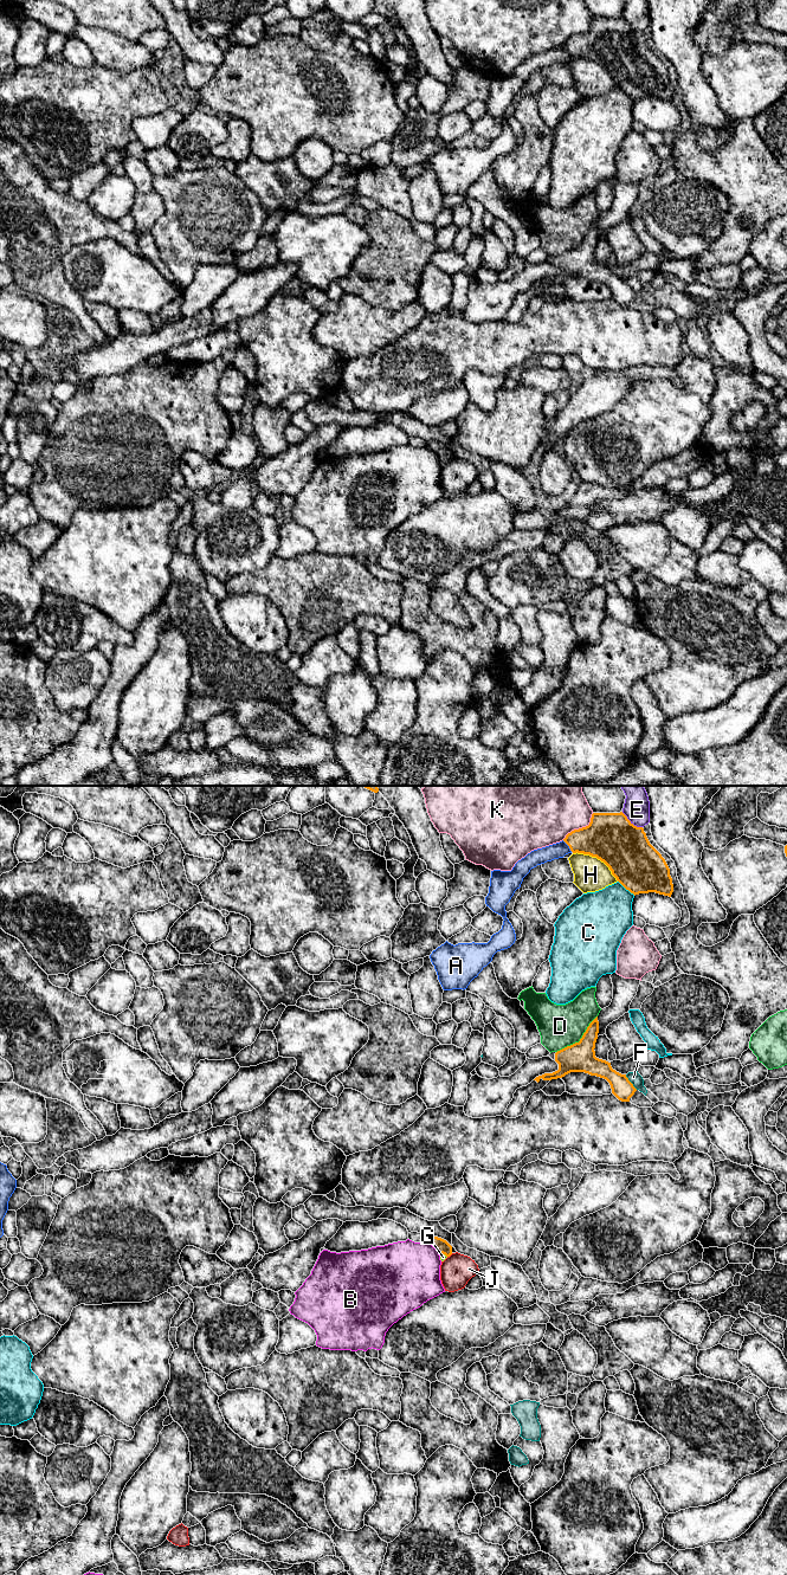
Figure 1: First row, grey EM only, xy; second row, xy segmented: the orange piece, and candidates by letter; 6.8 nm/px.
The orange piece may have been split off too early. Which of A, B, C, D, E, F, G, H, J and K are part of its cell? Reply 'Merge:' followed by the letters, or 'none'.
Merge: G

